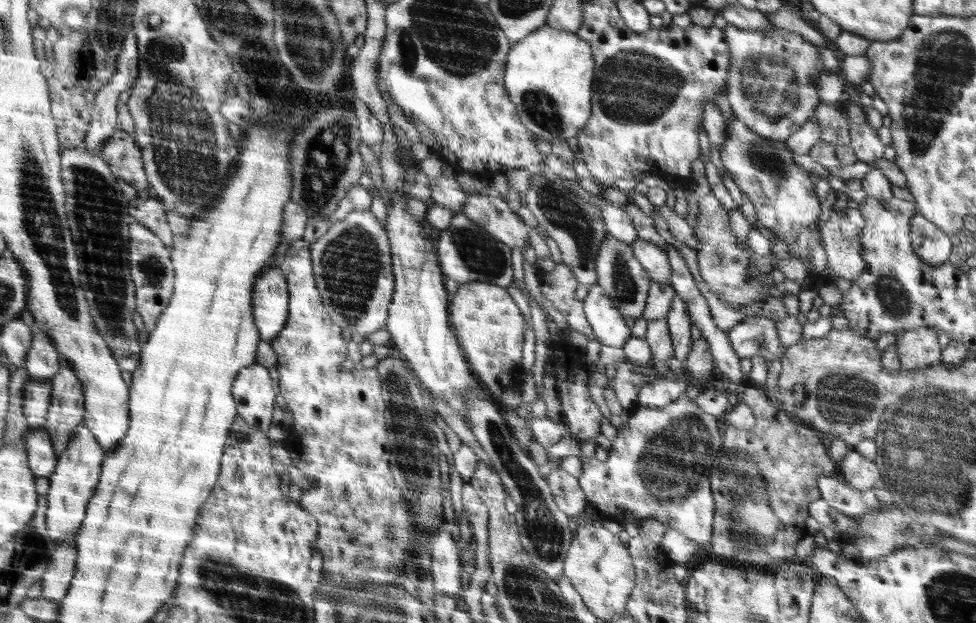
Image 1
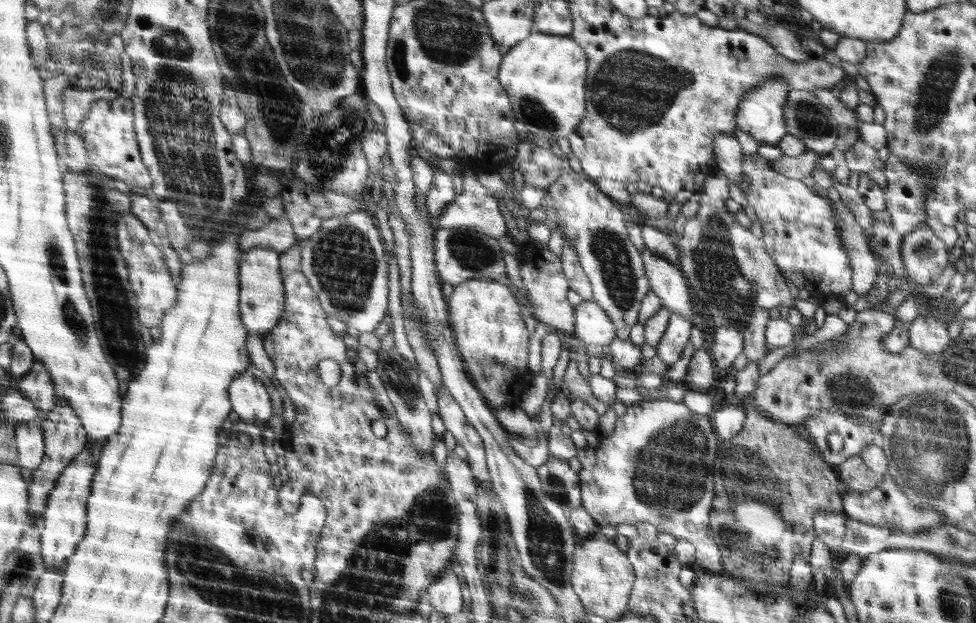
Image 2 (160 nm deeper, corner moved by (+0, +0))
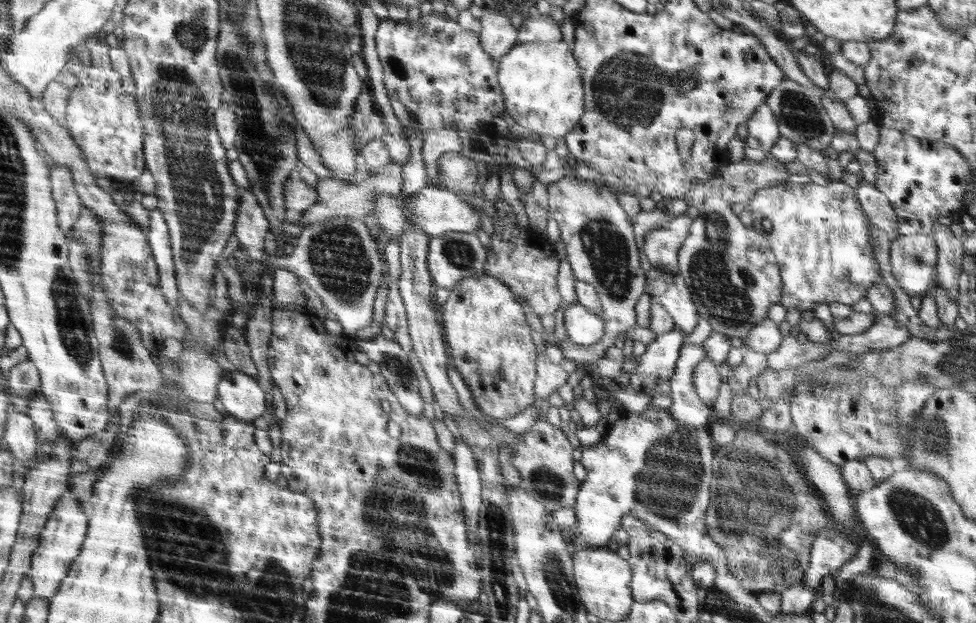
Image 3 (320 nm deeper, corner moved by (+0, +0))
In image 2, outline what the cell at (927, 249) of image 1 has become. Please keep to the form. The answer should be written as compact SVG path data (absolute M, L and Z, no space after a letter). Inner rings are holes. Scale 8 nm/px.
M926 224L906 236L902 244L902 259L908 279L914 286L932 285L949 264L949 250Z

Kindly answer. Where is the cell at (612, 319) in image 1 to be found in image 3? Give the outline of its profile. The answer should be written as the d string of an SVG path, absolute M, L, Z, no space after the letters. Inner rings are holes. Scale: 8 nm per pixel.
M576 303L566 305L562 311L567 338L574 345L592 346L606 334L606 321L591 309Z

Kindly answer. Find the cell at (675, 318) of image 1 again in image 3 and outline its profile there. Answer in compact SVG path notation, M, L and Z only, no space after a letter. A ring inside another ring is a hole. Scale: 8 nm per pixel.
M677 327L666 334L658 335L646 346L645 352L637 357L637 366L625 376L626 381L632 385L636 392L656 394L657 384L668 381L675 374L675 367L678 366L679 355L685 342L686 332Z

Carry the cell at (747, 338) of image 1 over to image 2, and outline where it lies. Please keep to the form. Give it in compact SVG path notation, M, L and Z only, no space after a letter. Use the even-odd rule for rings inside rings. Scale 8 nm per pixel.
M718 327L709 353L718 368L732 370L736 356L743 352L743 336L734 327Z

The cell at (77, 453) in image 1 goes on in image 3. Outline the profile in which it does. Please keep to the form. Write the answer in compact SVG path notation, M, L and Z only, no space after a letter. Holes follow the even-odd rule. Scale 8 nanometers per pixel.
M68 483L67 491L58 499L57 505L48 517L47 524L40 537L40 546L33 558L33 569L27 574L27 576L34 581L35 596L43 596L51 600L56 592L59 591L59 587L62 586L63 580L67 578L68 571L71 570L71 564L78 558L79 552L82 550L90 520L84 515L81 503L82 501L79 500L78 496L75 496L74 491L69 490Z

